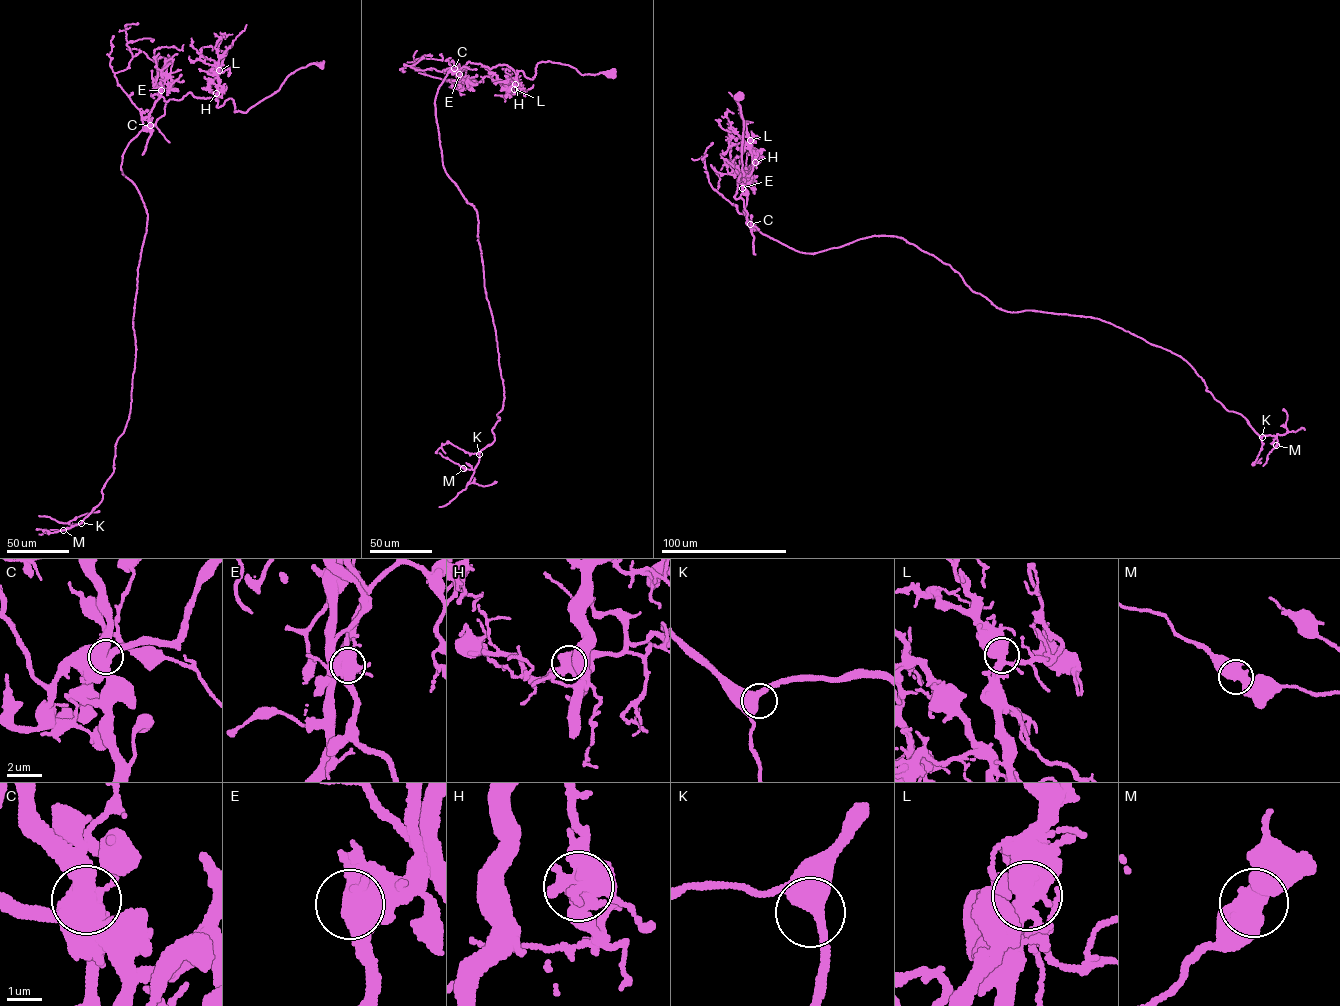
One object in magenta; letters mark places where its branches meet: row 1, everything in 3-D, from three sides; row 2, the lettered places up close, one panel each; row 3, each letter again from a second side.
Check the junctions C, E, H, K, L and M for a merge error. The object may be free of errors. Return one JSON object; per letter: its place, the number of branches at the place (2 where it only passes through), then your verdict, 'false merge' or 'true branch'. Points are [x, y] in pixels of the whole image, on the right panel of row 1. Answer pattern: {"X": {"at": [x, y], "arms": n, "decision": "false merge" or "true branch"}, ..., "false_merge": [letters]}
{"C": {"at": [750, 224], "arms": 4, "decision": "false merge"}, "E": {"at": [742, 188], "arms": 4, "decision": "true branch"}, "H": {"at": [755, 162], "arms": 3, "decision": "true branch"}, "K": {"at": [1262, 437], "arms": 3, "decision": "true branch"}, "L": {"at": [750, 140], "arms": 4, "decision": "true branch"}, "M": {"at": [1276, 445], "arms": 3, "decision": "true branch"}, "false_merge": ["C"]}

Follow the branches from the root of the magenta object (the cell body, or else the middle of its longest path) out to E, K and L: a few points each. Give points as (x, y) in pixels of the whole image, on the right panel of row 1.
E: (738, 97), (743, 176), (751, 173), (754, 162), (748, 178), (748, 172), (737, 180), (735, 198), (742, 188)
K: (738, 97), (751, 229), (809, 253), (901, 238), (1002, 310), (1098, 318), (1180, 356), (1262, 437)
L: (738, 97), (743, 122), (743, 176), (751, 173), (754, 162), (748, 178), (752, 160), (750, 140)

